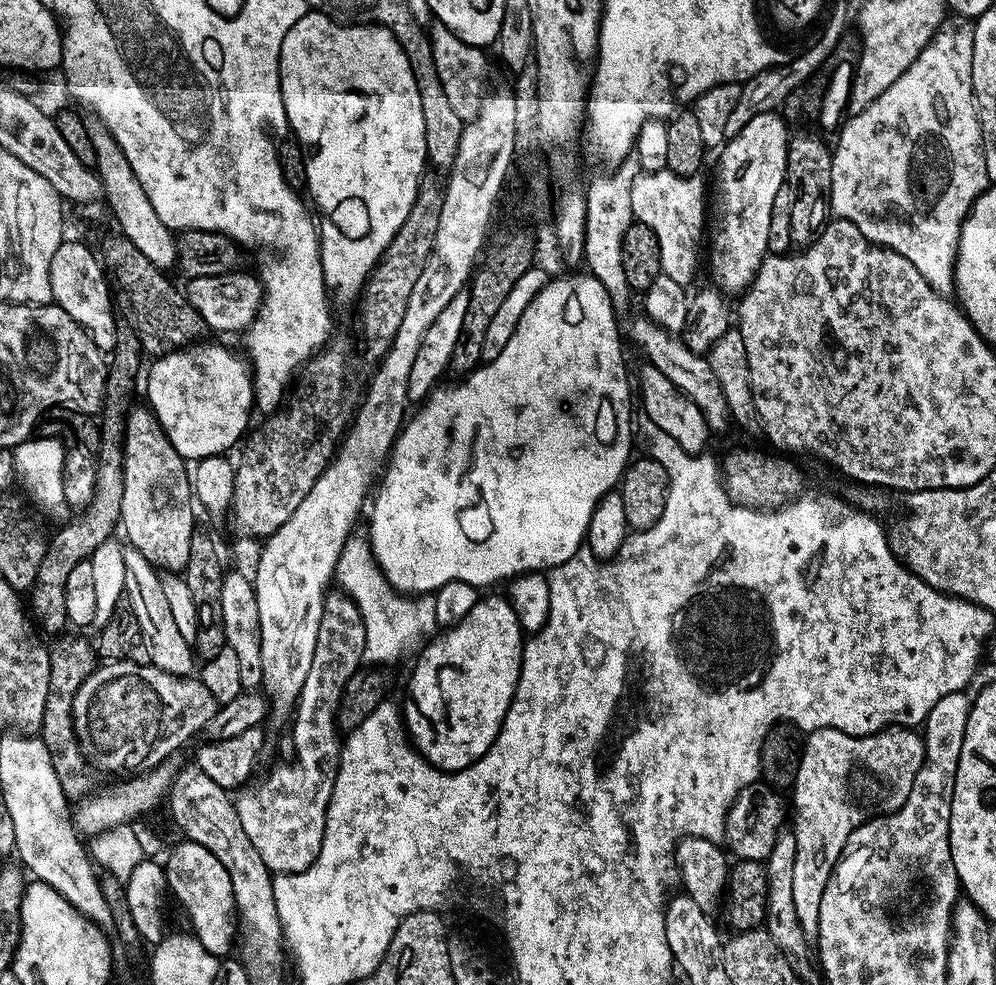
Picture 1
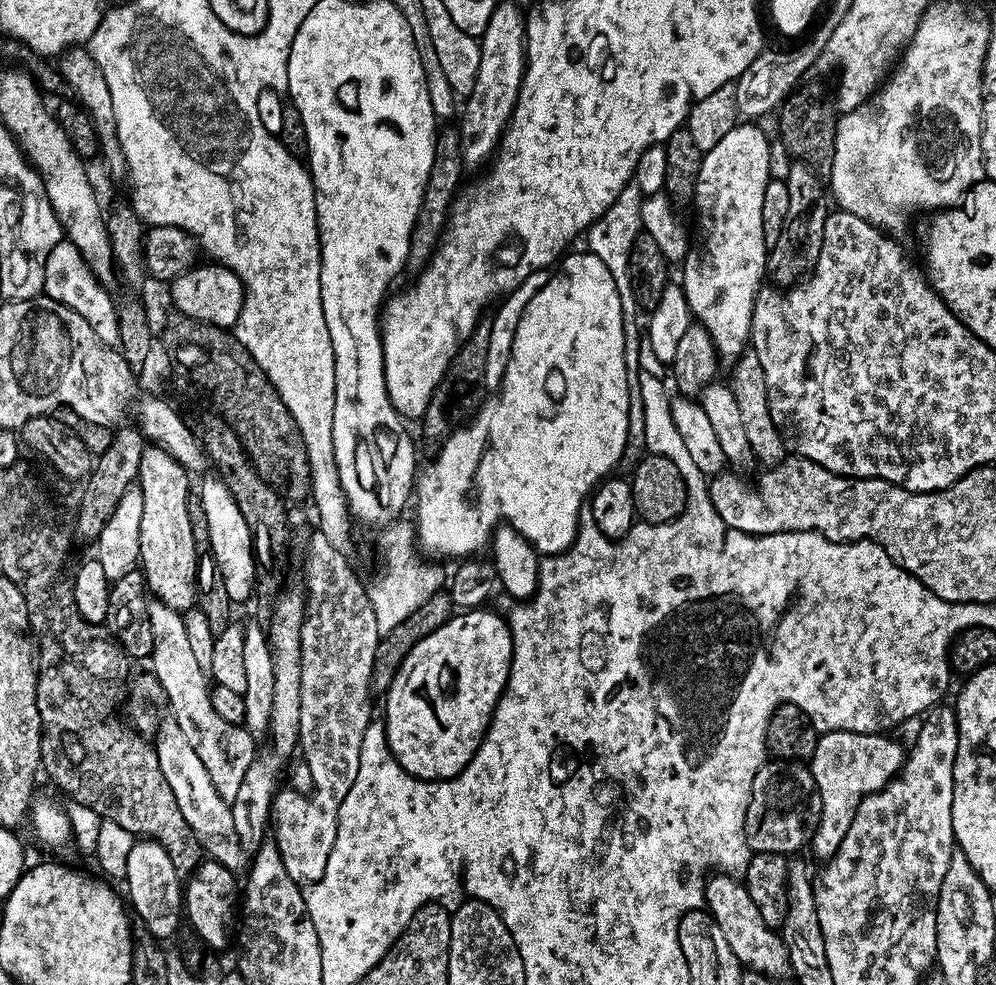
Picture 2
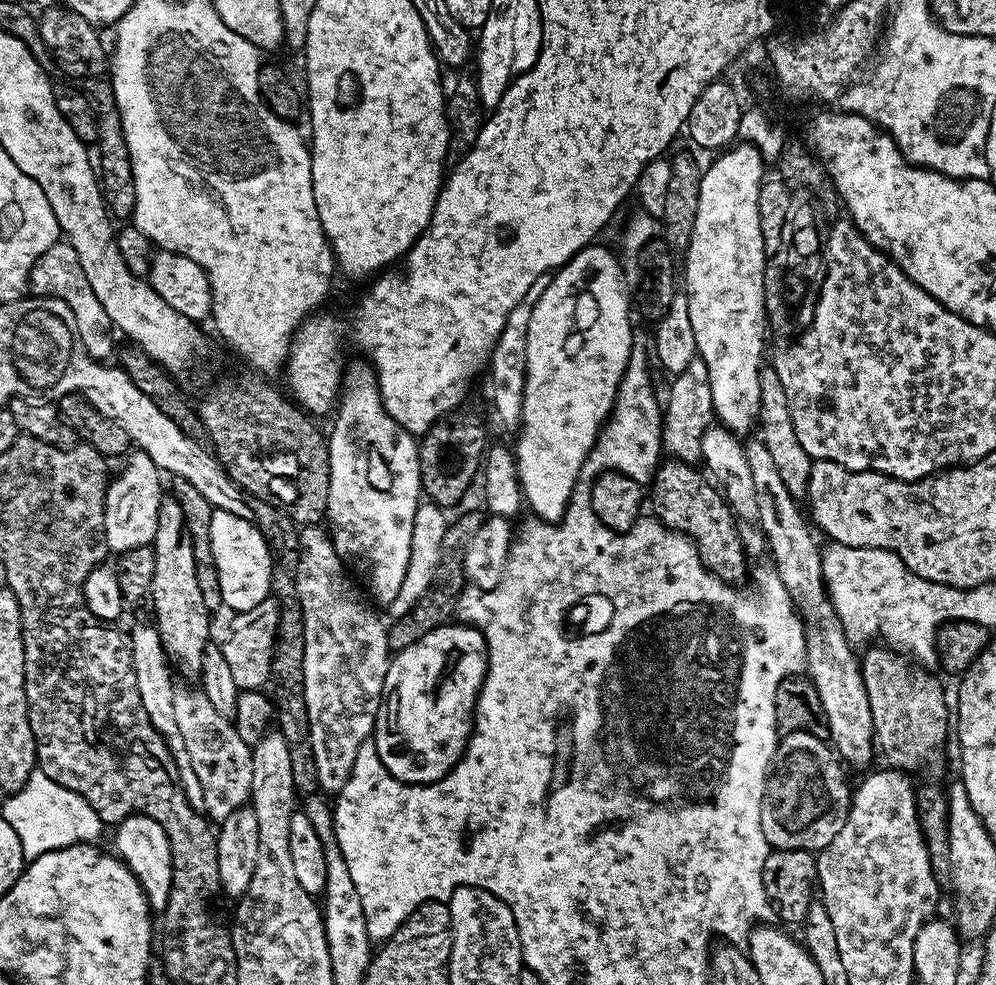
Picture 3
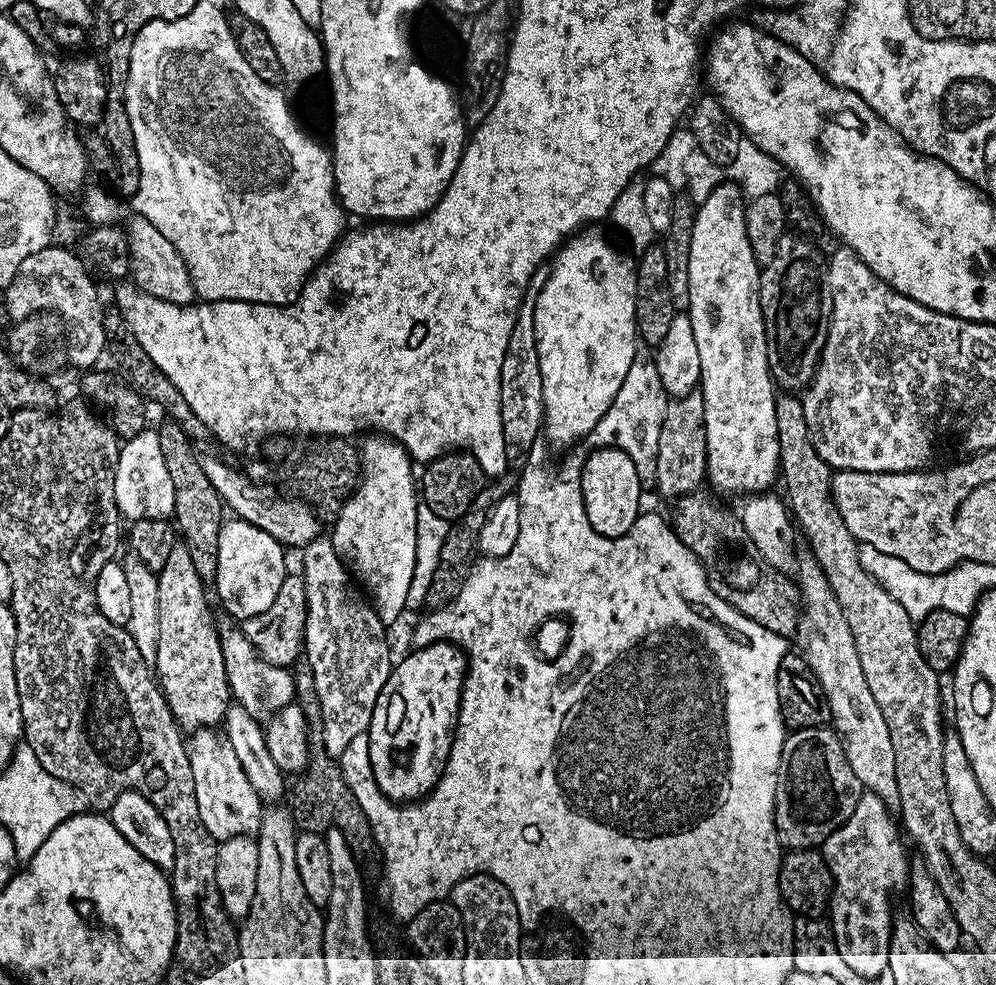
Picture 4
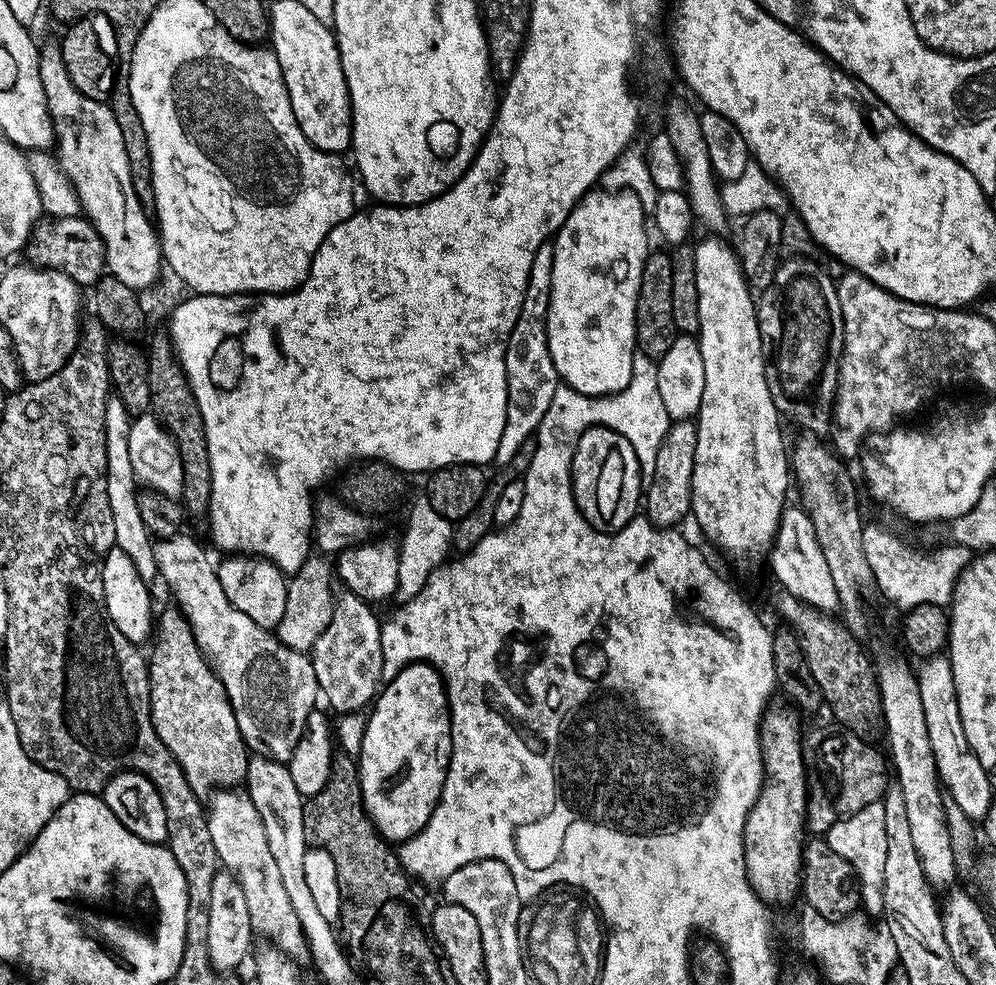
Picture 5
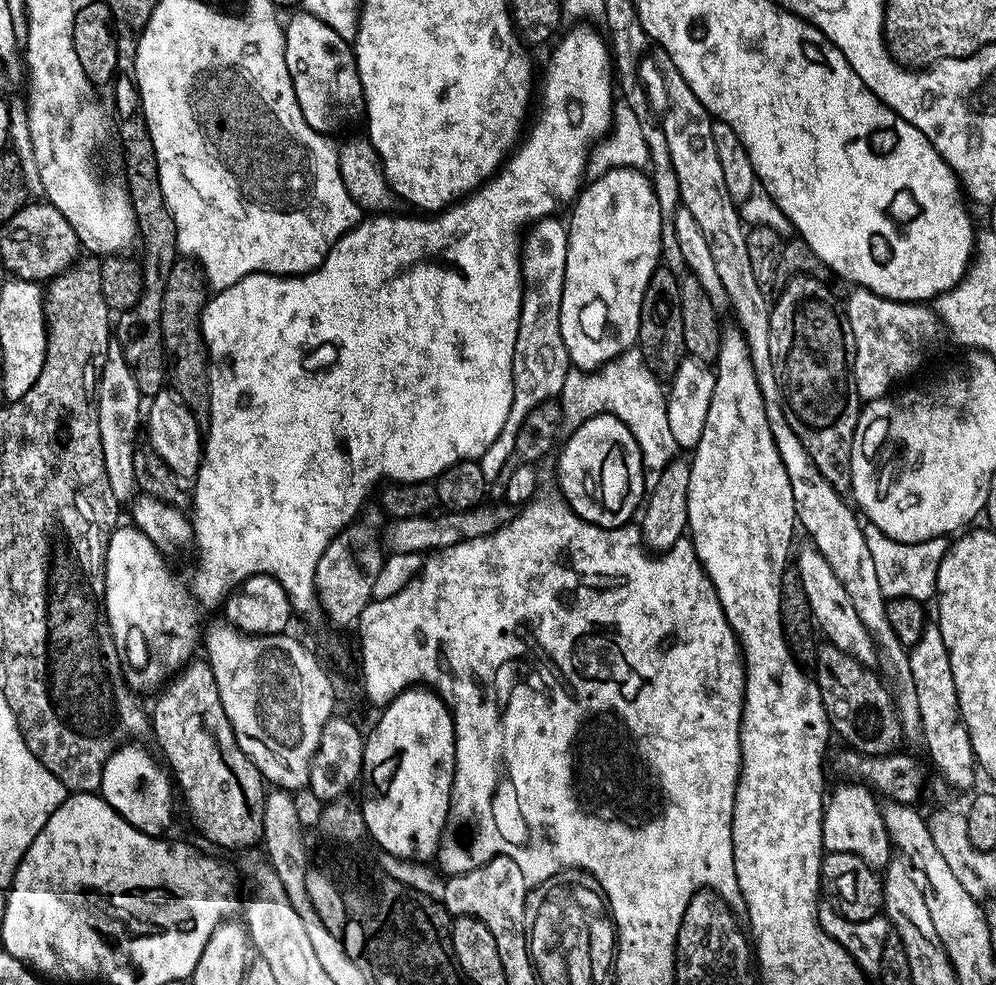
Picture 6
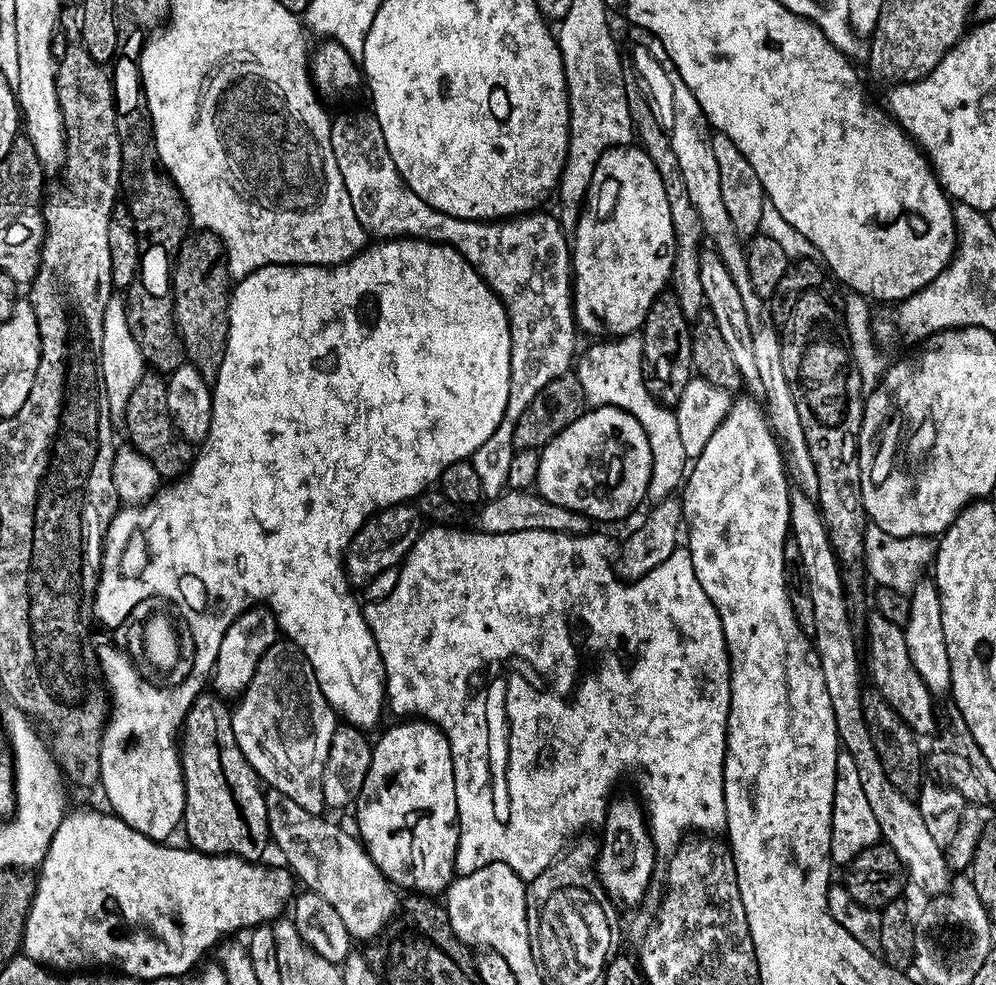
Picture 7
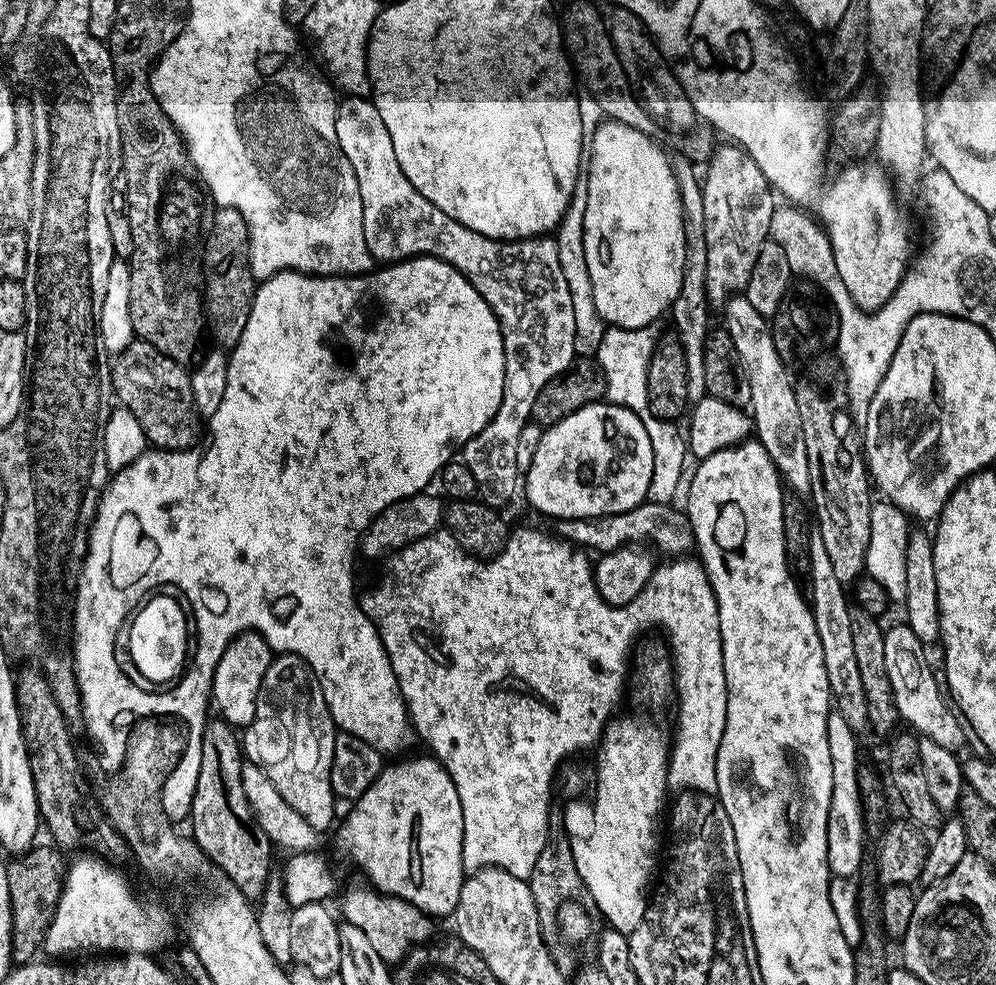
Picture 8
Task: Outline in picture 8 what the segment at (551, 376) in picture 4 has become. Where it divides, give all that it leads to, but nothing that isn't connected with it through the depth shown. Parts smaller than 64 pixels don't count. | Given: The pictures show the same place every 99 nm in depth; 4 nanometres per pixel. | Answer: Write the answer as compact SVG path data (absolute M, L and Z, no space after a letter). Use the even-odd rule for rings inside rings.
M611 118L601 119L600 125L590 133L590 155L586 160L586 183L588 189L586 190L586 218L584 219L584 249L586 250L586 270L590 270L590 286L594 292L594 310L598 310L598 314L604 319L605 325L614 328L646 328L655 325L656 319L660 315L667 313L671 309L674 298L678 298L678 290L682 286L682 274L684 273L684 267L686 266L686 234L684 233L684 219L682 218L682 198L680 197L680 191L678 190L678 182L676 181L676 175L672 169L672 161L669 153L664 153L654 141L648 137L649 133L643 128L635 128L634 126L628 126L621 124L619 120L613 120Z

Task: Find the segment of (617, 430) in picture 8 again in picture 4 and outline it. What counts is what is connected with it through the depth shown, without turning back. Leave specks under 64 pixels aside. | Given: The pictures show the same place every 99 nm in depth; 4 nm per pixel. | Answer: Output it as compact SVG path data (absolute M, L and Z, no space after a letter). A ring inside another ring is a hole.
M597 448L590 452L585 460L581 474L582 490L580 499L586 506L586 518L590 518L590 526L603 536L618 538L634 526L634 522L642 515L638 473L630 456L618 448Z

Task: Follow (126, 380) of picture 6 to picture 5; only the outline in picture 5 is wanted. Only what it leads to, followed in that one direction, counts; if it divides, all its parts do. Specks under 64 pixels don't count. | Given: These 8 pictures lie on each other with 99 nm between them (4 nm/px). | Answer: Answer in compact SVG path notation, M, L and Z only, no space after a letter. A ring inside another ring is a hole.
M114 394L109 395L106 402L106 498L110 498L110 514L114 518L115 547L123 550L141 580L152 582L158 576L152 549L154 540L146 530L146 522L142 522L142 514L138 514L138 481L130 462L130 426L133 419L133 413L126 410L123 402Z

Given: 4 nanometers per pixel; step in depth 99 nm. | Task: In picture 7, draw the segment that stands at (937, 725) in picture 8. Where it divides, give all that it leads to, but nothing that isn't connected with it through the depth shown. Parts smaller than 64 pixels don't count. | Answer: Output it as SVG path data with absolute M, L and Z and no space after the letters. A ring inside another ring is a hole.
M871 613L868 620L868 658L866 654L866 668L872 676L873 687L884 700L897 710L899 716L906 722L909 729L919 737L925 738L935 732L936 718L934 716L935 697L922 682L921 675L914 670L910 662L909 651L906 647L903 627L882 618L881 615Z

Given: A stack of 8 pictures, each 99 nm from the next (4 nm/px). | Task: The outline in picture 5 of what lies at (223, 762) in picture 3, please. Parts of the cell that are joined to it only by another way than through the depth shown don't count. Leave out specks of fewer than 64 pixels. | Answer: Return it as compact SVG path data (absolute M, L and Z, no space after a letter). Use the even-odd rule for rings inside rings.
M217 790L211 793L206 804L206 815L217 861L236 877L236 881L242 886L242 894L246 894L246 910L250 910L253 933L257 937L265 936L268 939L265 941L271 942L291 960L303 961L303 956L305 959L310 952L304 931L298 922L298 914L294 914L294 906L290 906L290 897L286 895L286 885L282 883L278 866L270 854L270 842L266 842L266 826L262 826L262 818L258 814L258 810L254 810L254 802L248 797L247 791Z

